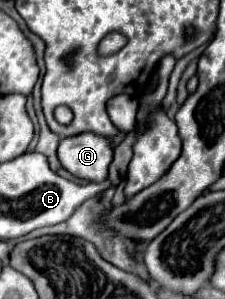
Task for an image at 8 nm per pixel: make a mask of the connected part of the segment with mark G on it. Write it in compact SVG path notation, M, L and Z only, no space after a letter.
M83 132L63 138L57 156L63 168L73 176L101 182L107 178L107 168L113 160L113 148L109 148L109 140L105 140L103 136Z

